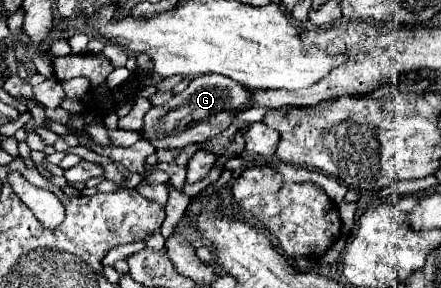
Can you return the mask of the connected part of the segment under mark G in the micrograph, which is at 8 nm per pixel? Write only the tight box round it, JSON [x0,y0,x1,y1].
[138,75,250,149]

